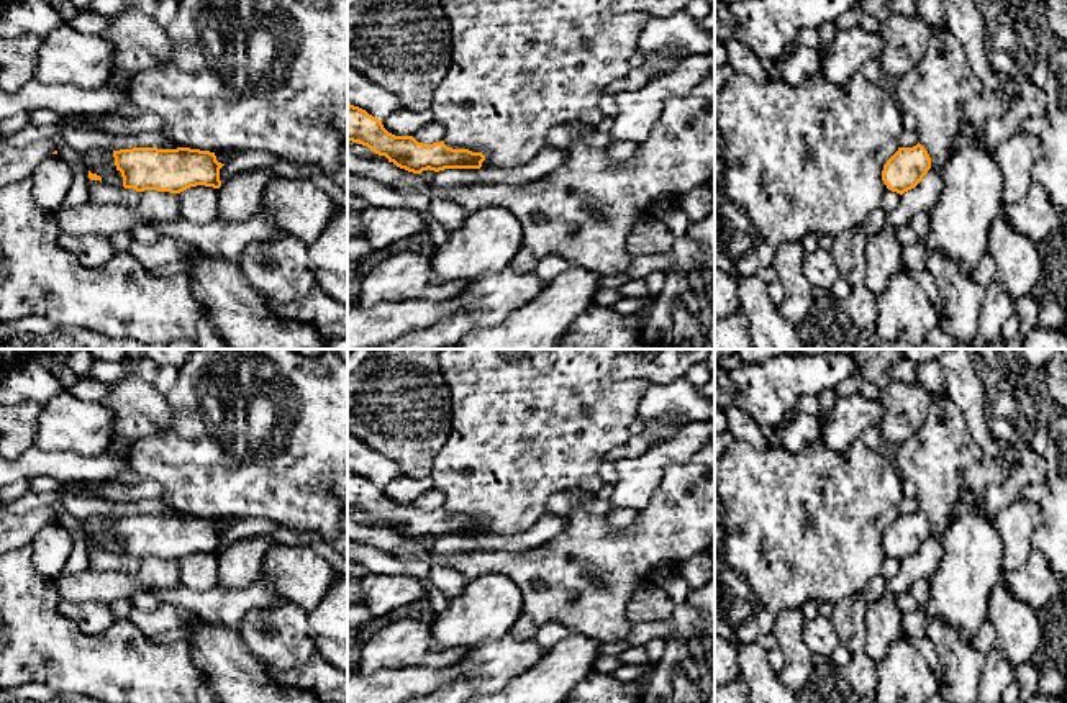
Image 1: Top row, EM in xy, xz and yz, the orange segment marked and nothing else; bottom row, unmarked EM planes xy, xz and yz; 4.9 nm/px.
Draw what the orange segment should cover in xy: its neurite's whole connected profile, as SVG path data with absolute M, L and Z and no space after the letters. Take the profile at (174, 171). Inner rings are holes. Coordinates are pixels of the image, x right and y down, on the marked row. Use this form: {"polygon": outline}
{"polygon": "M133 147L113 151L123 187L136 192L157 190L180 193L190 187L220 188L220 169L215 152L177 147Z"}

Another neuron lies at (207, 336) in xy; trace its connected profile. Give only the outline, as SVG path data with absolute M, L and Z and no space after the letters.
M208 320L200 321L195 342L198 349L229 349Z

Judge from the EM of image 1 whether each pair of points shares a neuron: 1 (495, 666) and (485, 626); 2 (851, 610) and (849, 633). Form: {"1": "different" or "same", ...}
{"1": "different", "2": "same"}

